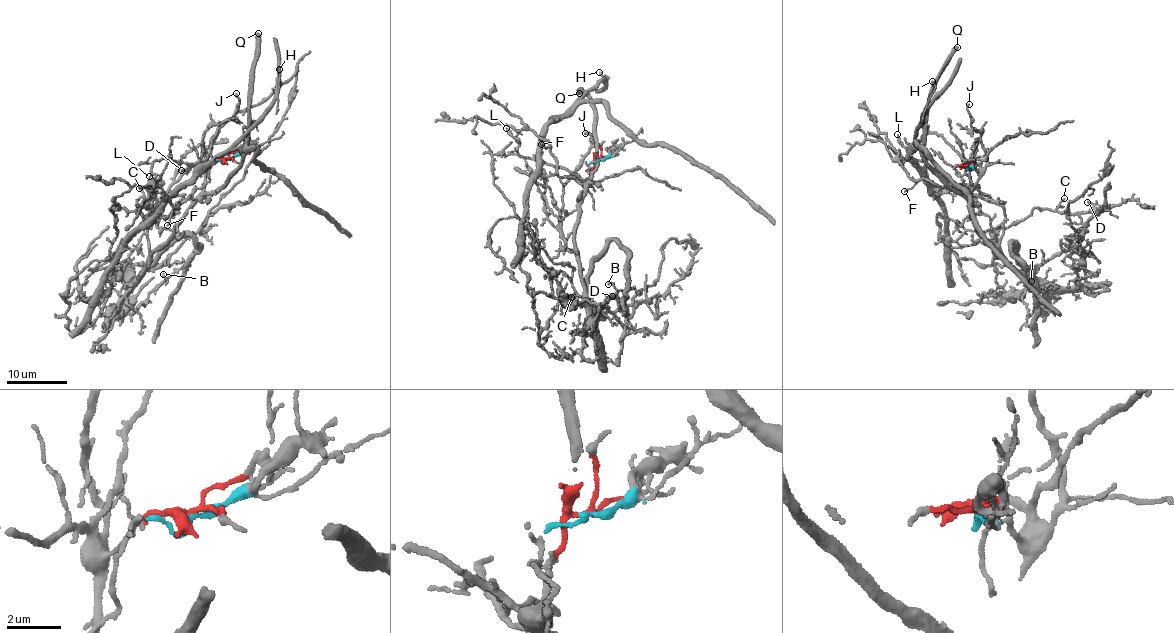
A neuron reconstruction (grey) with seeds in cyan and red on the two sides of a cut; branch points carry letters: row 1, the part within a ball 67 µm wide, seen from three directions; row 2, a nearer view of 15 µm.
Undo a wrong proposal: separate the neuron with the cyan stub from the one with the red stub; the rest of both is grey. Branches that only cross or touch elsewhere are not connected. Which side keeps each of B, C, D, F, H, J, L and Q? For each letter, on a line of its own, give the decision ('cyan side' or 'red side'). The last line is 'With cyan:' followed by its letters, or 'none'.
B: red side
C: cyan side
D: red side
F: cyan side
H: cyan side
J: red side
L: red side
Q: red side
With cyan: C, F, H

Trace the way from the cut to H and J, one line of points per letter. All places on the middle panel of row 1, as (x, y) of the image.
H: (599, 159), (579, 182), (541, 175), (536, 153), (549, 124), (604, 77), (600, 71)
J: (599, 159), (595, 161), (586, 185), (575, 171), (593, 145), (591, 137), (585, 134)

